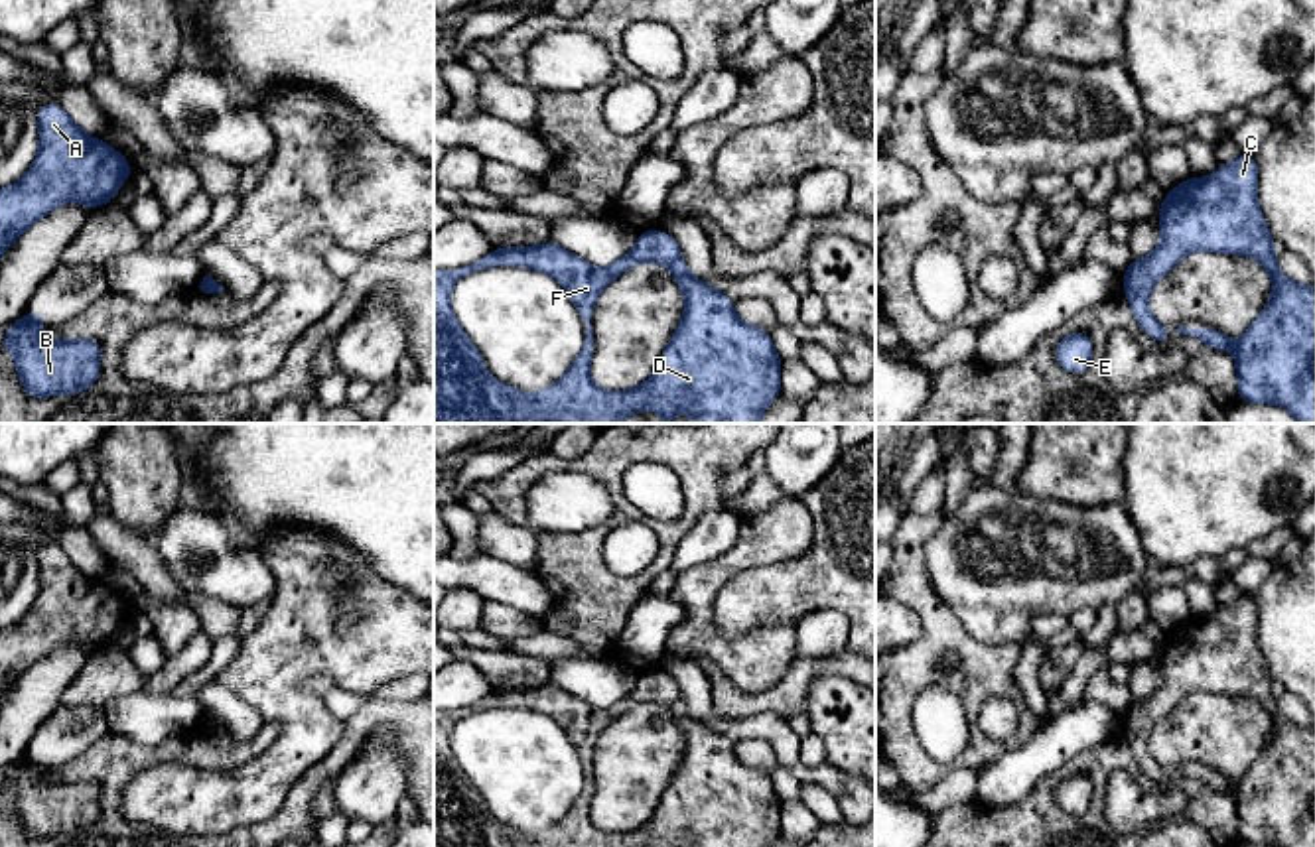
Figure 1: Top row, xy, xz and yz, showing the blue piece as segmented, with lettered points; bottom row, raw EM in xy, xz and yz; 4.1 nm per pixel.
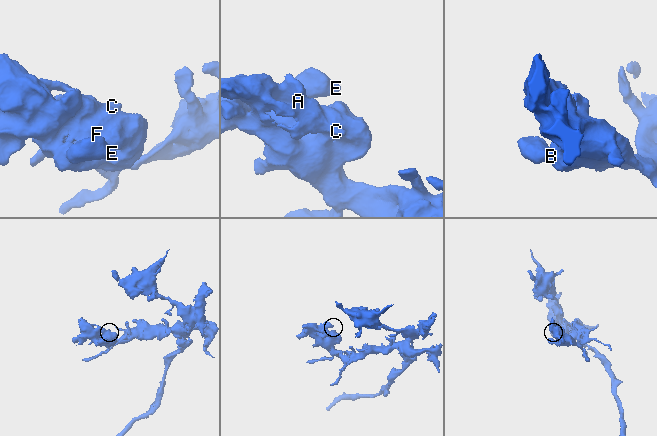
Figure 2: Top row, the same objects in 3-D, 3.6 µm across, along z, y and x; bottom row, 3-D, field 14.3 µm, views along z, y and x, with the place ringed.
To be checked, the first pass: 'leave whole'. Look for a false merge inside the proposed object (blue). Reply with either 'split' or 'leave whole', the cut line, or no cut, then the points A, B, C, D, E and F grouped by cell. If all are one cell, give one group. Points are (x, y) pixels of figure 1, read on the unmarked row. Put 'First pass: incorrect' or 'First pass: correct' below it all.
leave whole; cut none; groups A B C D E F
First pass: correct

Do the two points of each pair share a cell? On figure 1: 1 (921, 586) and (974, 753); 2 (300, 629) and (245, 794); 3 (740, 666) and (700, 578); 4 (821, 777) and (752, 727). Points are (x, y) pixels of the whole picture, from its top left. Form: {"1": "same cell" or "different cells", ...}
{"1": "same cell", "2": "same cell", "3": "same cell", "4": "same cell"}

